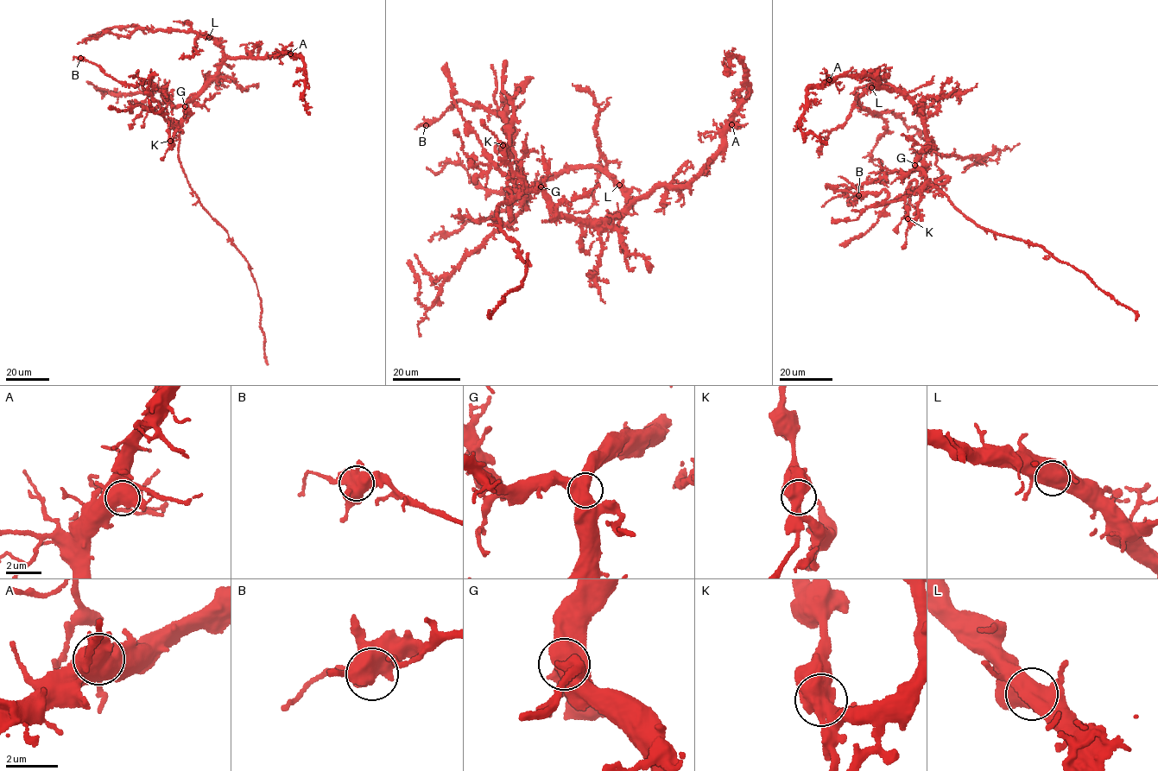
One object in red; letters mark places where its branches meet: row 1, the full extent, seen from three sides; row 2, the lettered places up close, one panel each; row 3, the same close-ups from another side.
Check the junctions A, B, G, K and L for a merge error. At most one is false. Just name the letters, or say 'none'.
K

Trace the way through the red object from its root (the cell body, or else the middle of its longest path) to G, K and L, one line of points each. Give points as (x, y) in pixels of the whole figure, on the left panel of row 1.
G: (182, 121), (185, 106)
K: (182, 121), (182, 126), (174, 135), (172, 145), (170, 141)
L: (182, 121), (185, 104), (195, 97), (212, 79), (223, 59), (222, 48), (209, 37)

